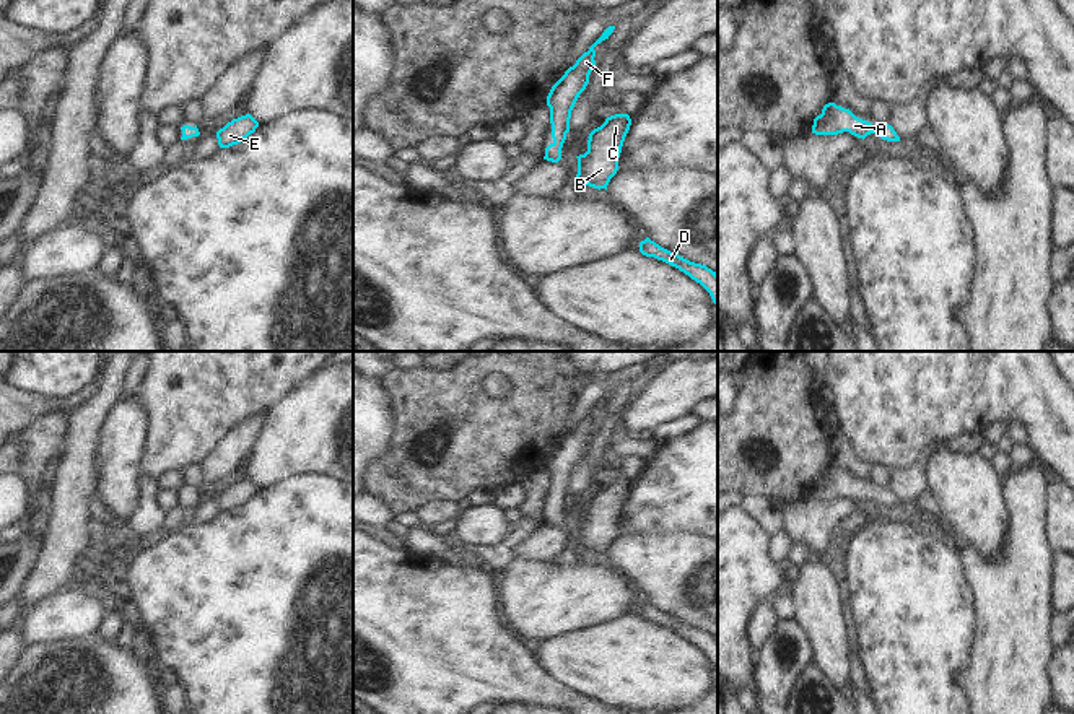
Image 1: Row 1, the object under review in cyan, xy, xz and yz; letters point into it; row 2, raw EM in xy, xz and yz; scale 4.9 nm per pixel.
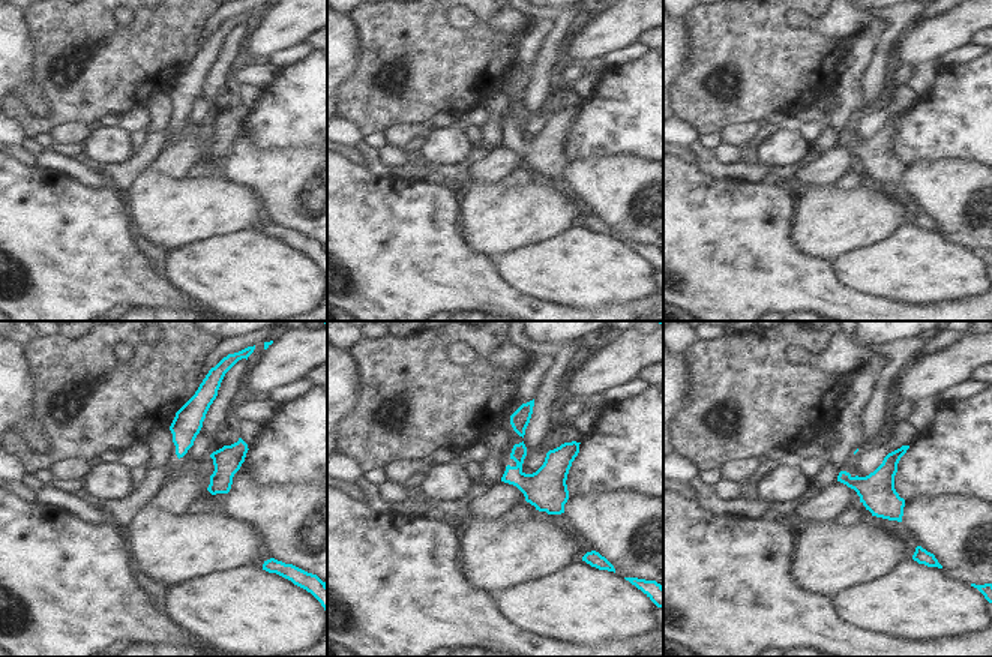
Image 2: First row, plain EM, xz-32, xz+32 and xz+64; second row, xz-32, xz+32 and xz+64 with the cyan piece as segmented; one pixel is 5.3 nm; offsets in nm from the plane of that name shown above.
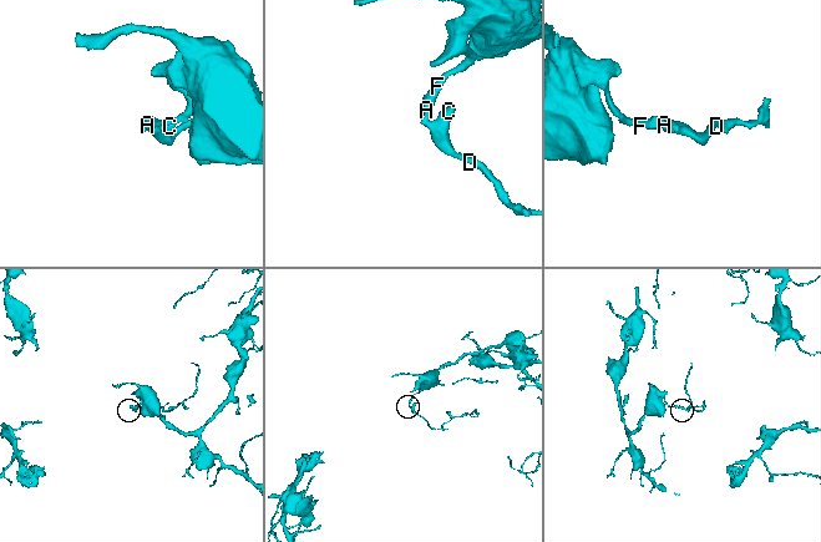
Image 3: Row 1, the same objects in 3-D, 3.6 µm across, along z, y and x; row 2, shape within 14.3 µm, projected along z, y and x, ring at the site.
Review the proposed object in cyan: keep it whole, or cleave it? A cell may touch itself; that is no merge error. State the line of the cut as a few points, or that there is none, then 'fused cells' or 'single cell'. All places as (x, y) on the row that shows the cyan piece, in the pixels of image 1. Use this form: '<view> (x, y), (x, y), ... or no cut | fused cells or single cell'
no cut | single cell

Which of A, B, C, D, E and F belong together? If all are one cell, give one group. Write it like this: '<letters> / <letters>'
A B C D E F

